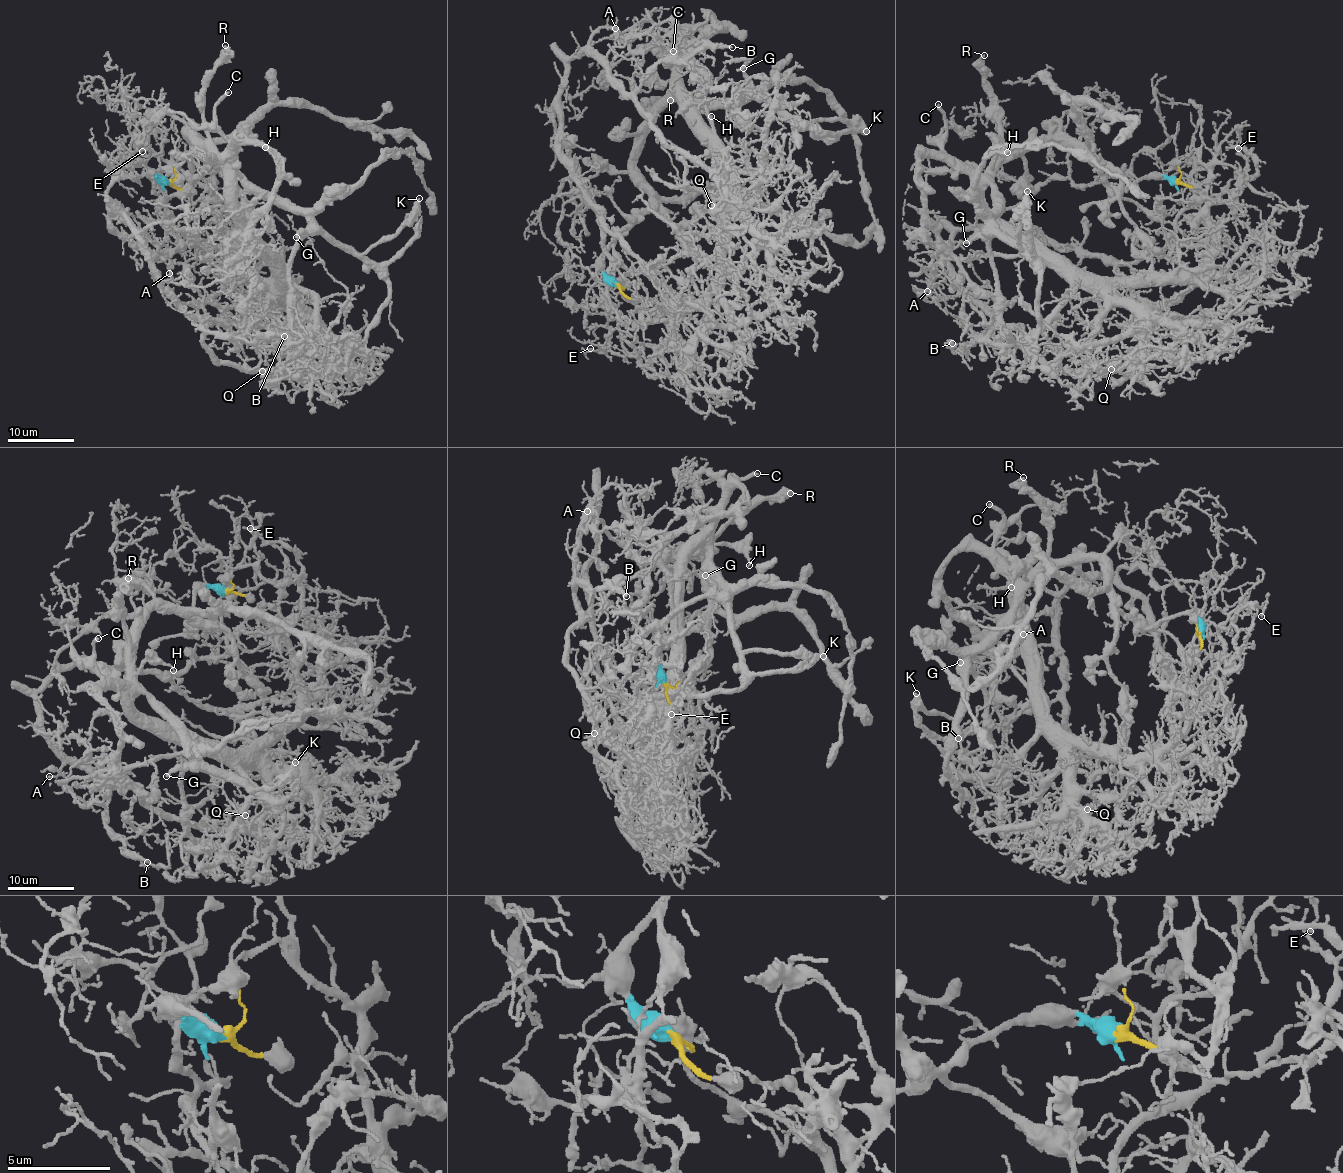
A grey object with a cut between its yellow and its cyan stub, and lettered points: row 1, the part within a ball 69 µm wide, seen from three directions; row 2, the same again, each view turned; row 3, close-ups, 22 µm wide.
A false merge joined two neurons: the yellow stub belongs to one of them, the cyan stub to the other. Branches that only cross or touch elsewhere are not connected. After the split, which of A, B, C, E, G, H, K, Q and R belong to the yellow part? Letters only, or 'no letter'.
A, B, E, Q

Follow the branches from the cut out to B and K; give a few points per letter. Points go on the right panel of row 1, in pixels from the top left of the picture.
B: (1176, 182), (1177, 166), (1203, 198), (1133, 262), (1031, 228), (960, 229), (948, 267), (994, 327), (951, 344)
K: (1176, 182), (1145, 177), (1115, 191), (1085, 155), (1039, 141), (993, 178), (993, 224), (1020, 252), (1028, 192)

